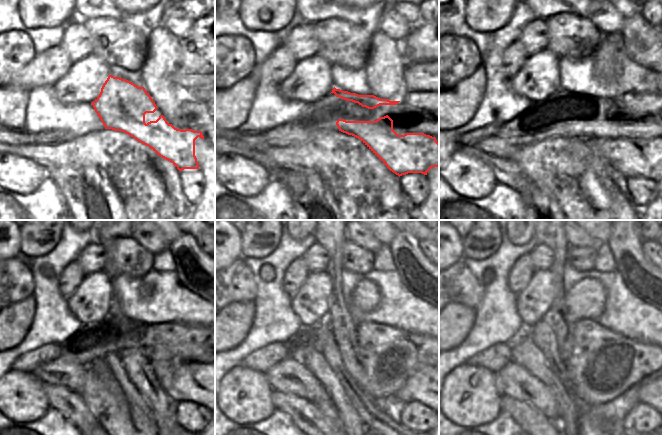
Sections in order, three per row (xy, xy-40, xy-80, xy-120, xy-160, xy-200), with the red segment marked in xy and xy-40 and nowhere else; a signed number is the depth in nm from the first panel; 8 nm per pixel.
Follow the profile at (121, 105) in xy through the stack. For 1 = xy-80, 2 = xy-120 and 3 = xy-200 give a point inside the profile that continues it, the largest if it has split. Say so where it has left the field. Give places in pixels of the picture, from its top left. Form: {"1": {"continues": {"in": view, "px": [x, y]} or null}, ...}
{"1": {"continues": {"in": "xy-80", "px": [631, 156]}}, "2": {"continues": {"in": "xy-120", "px": [191, 381]}}, "3": {"continues": {"in": "xy-200", "px": [642, 390]}}}

